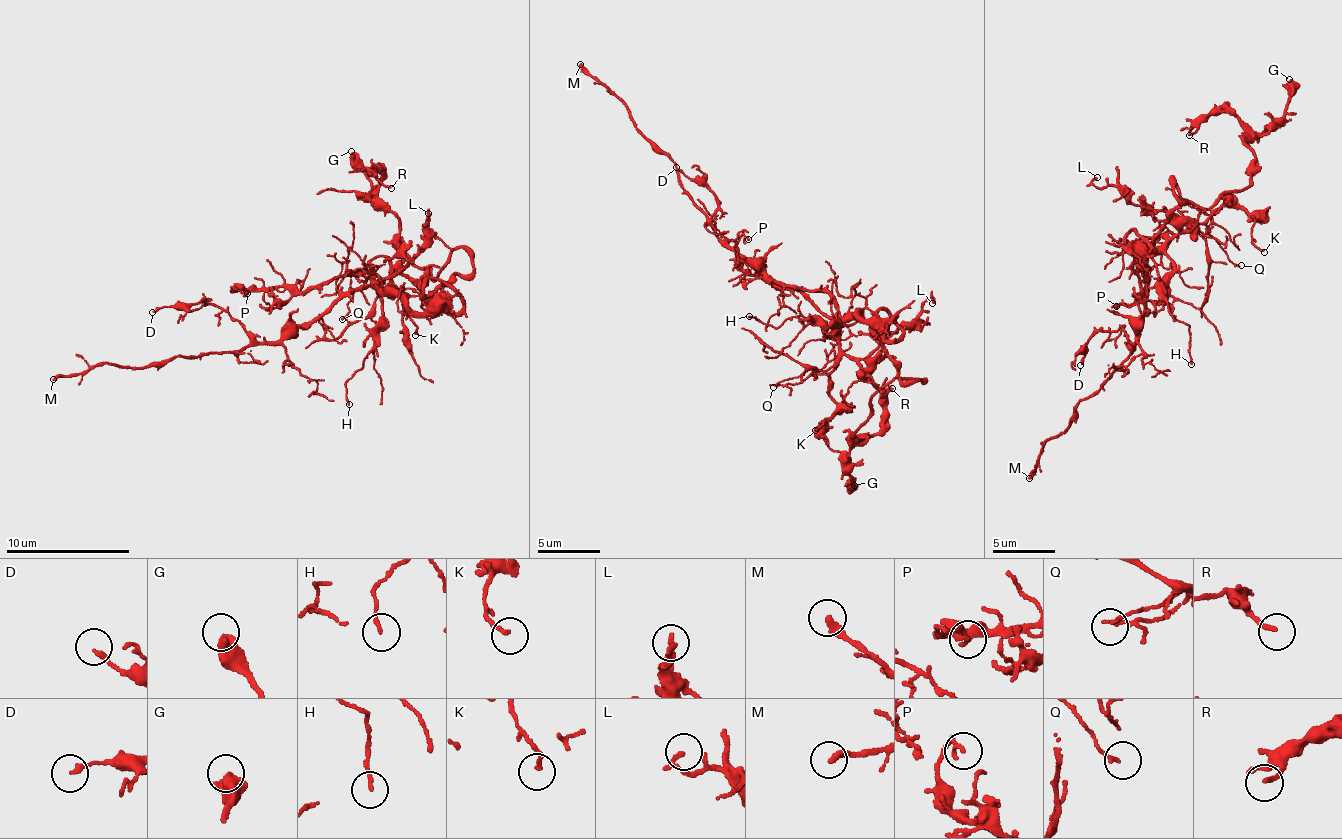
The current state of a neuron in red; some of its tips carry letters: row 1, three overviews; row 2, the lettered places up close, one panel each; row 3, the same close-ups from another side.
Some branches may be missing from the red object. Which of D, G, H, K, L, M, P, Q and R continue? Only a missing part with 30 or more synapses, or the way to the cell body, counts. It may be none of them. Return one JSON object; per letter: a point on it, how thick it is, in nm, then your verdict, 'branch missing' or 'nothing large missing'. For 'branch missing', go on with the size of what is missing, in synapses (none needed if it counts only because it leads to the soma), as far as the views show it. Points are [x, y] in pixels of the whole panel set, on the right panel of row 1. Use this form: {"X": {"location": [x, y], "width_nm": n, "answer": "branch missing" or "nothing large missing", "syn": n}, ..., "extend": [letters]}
{"D": {"location": [1080, 365], "width_nm": 170, "answer": "nothing large missing"}, "G": {"location": [1289, 79], "width_nm": 600, "answer": "nothing large missing"}, "H": {"location": [1191, 364], "width_nm": 140, "answer": "nothing large missing"}, "K": {"location": [1264, 252], "width_nm": 170, "answer": "nothing large missing"}, "L": {"location": [1097, 177], "width_nm": 180, "answer": "nothing large missing"}, "M": {"location": [1029, 478], "width_nm": 280, "answer": "branch missing"}, "P": {"location": [1116, 306], "width_nm": 160, "answer": "nothing large missing"}, "Q": {"location": [1241, 265], "width_nm": 110, "answer": "nothing large missing"}, "R": {"location": [1189, 135], "width_nm": 180, "answer": "nothing large missing"}, "extend": ["M"]}

